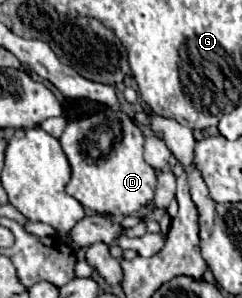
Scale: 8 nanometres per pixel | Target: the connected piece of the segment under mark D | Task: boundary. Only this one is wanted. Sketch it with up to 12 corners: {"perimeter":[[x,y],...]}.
{"perimeter":[[120,109],[70,121],[66,191],[126,217],[156,195],[144,135]]}

